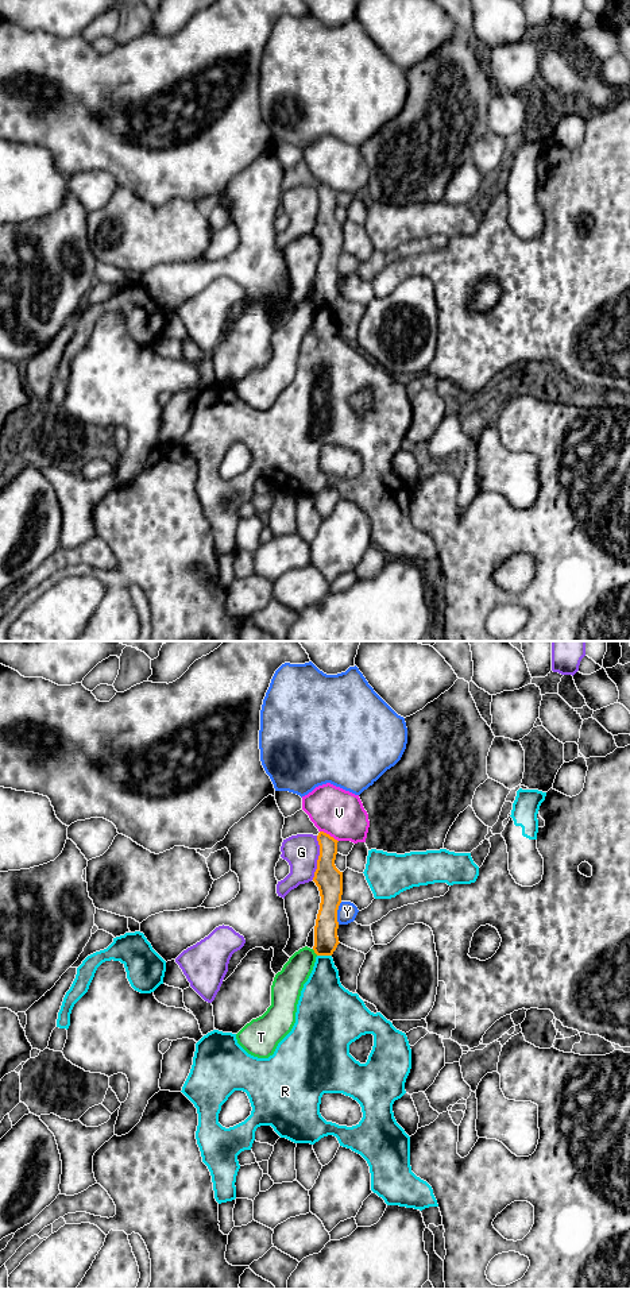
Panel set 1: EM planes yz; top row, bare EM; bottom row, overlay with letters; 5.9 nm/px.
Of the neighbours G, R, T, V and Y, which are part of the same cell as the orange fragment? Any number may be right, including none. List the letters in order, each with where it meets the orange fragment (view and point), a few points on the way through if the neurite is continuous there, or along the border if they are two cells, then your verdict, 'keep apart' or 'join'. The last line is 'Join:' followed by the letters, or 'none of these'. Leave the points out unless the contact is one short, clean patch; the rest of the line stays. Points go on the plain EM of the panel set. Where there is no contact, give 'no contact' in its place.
G: yz (319, 209) | keep apart
R: yz (324, 307) | keep apart
T: yz (314, 304) | along yz (312, 301), (317, 307) | keep apart
V: yz (328, 186) | keep apart
Y: yz (336, 265) | keep apart
Join: none of these

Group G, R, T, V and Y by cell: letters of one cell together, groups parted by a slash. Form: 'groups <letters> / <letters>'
groups G / R / T / V / Y

